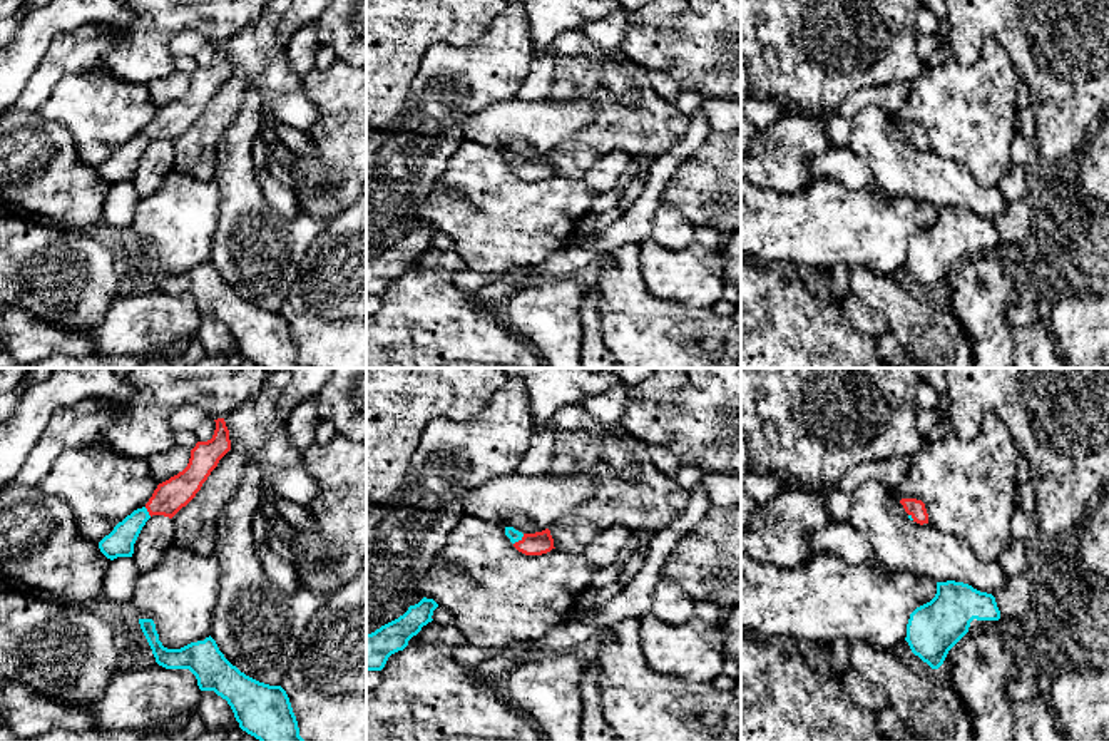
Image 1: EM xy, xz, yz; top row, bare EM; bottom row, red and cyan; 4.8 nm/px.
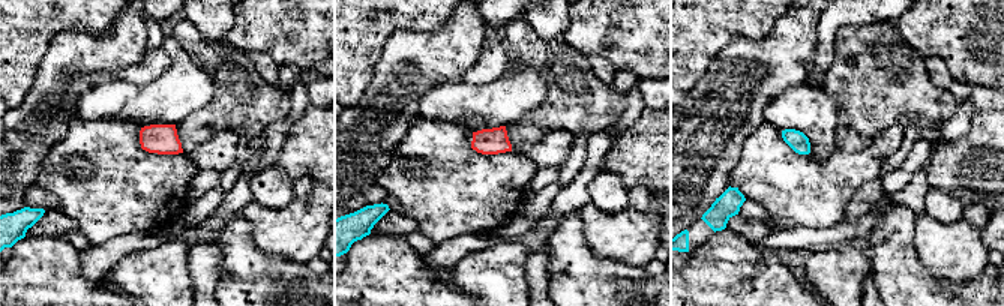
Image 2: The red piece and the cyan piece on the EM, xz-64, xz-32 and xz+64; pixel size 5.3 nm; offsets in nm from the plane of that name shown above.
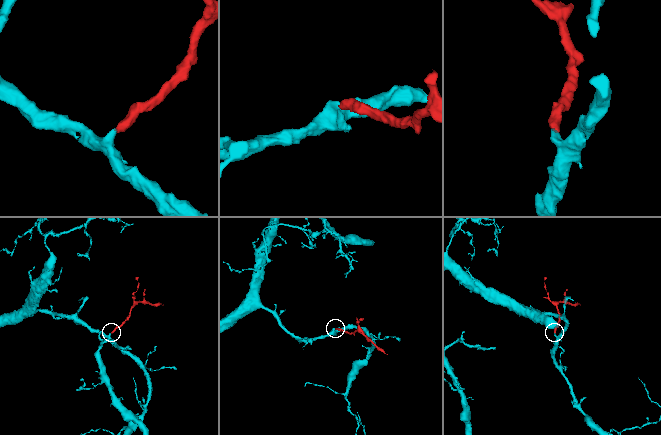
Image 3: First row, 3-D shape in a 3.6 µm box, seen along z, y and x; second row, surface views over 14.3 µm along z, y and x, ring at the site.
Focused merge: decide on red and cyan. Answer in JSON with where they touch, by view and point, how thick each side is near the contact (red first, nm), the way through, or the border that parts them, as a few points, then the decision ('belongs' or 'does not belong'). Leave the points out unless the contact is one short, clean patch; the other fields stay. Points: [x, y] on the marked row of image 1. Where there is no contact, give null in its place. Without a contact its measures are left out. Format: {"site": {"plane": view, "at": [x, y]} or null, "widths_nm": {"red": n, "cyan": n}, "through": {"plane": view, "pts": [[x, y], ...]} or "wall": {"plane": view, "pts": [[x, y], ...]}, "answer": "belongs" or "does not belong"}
{"site": {"plane": "xz", "at": [519, 541]}, "widths_nm": {"red": 110, "cyan": 60}, "through": {"plane": "xz", "pts": [[541, 542], [519, 541], [511, 532]]}, "answer": "belongs"}

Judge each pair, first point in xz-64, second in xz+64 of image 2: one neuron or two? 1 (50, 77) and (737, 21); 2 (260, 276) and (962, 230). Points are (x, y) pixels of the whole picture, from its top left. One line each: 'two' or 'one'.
1: two
2: two

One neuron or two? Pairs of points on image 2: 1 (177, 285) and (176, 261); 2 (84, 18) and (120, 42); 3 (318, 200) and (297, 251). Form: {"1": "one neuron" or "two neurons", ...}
{"1": "one neuron", "2": "two neurons", "3": "one neuron"}

